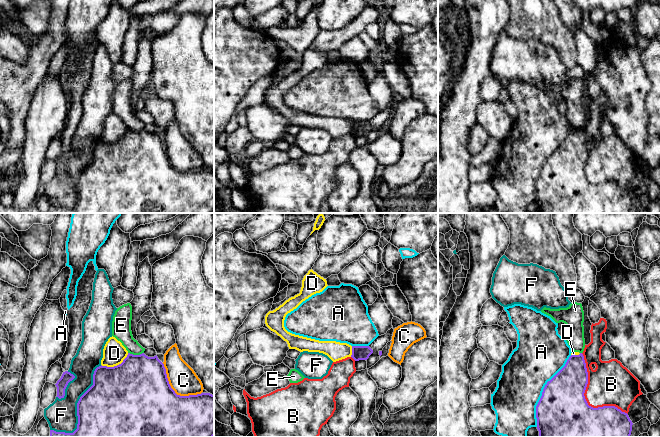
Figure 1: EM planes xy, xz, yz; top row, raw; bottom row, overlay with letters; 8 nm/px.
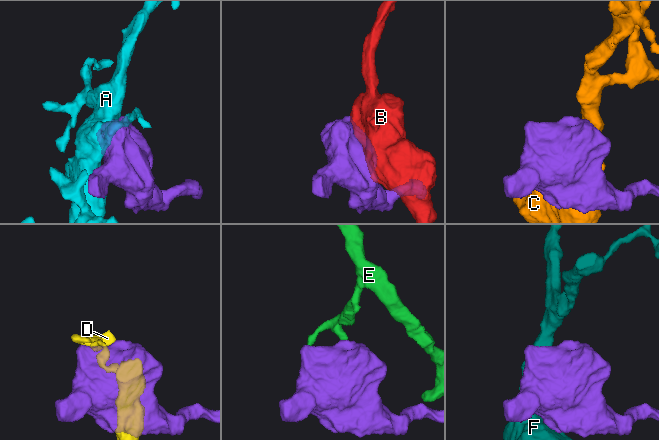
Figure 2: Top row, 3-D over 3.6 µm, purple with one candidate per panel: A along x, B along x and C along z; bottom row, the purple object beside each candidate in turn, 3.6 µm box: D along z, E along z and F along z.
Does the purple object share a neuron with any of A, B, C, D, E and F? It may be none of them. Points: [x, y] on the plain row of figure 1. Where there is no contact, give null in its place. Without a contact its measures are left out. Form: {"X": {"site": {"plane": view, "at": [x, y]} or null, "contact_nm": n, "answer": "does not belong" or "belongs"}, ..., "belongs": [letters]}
{"A": {"site": {"plane": "yz", "at": [543, 167]}, "contact_nm": 650, "answer": "does not belong"}, "B": {"site": {"plane": "yz", "at": [584, 174]}, "contact_nm": 600, "answer": "does not belong"}, "C": {"site": {"plane": "xy", "at": [174, 167]}, "contact_nm": 400, "answer": "does not belong"}, "D": {"site": {"plane": "xy", "at": [115, 142]}, "contact_nm": 240, "answer": "does not belong"}, "E": {"site": {"plane": "xy", "at": [136, 131]}, "contact_nm": 130, "answer": "does not belong"}, "F": {"site": {"plane": "xy", "at": [77, 185]}, "contact_nm": 650, "answer": "does not belong"}, "belongs": []}

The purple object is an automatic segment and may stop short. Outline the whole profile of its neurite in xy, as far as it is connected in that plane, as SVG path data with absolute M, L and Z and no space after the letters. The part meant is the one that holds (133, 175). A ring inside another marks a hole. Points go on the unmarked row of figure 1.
M128 129L123 138L114 143L97 143L93 150L93 161L77 179L77 192L77 205L73 209L50 206L49 213L214 213L214 171L177 171L157 131L148 133L144 129Z

